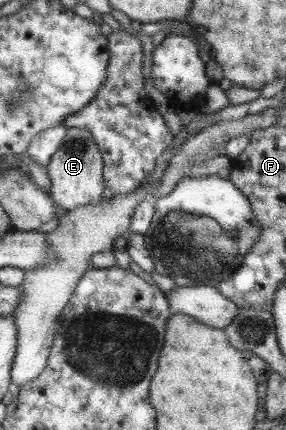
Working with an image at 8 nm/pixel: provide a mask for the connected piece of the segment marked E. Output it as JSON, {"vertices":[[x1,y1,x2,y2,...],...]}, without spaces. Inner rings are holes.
{"vertices":[[71,128,59,151,45,169,52,182,51,196,59,211,71,211,78,206,97,205,104,194,105,178,102,151,94,135,86,128]]}

